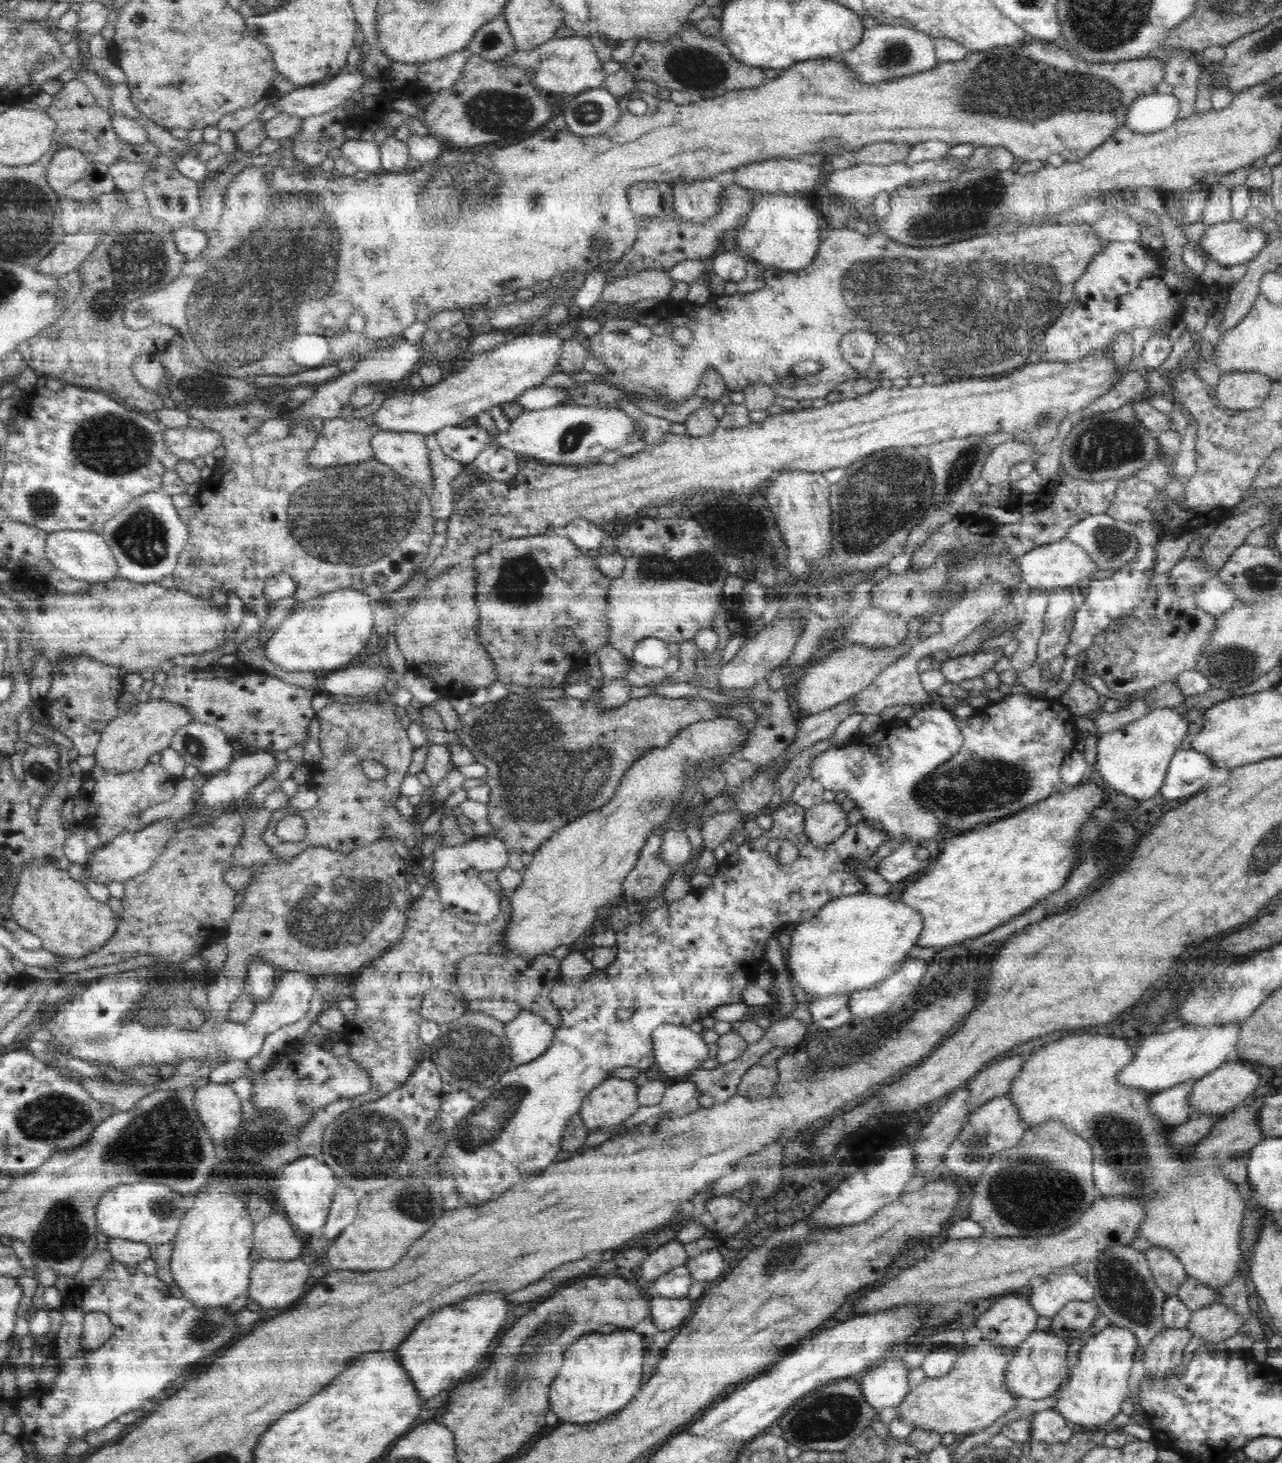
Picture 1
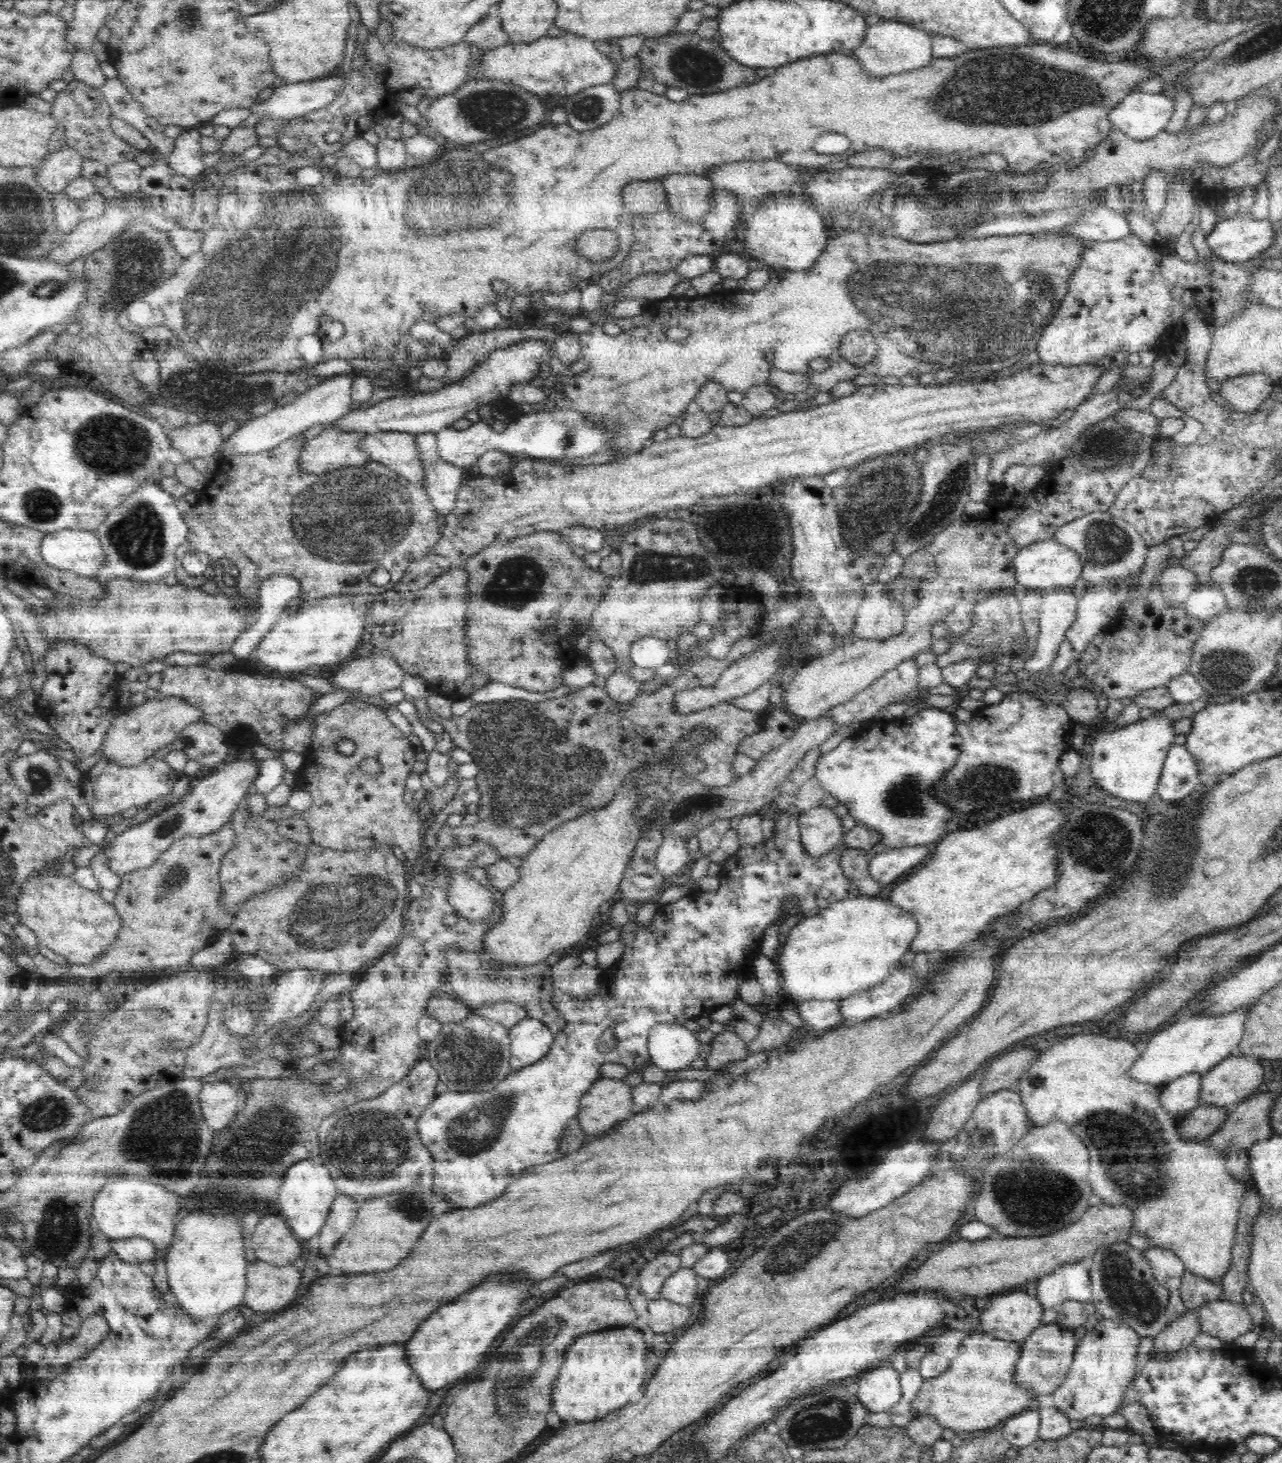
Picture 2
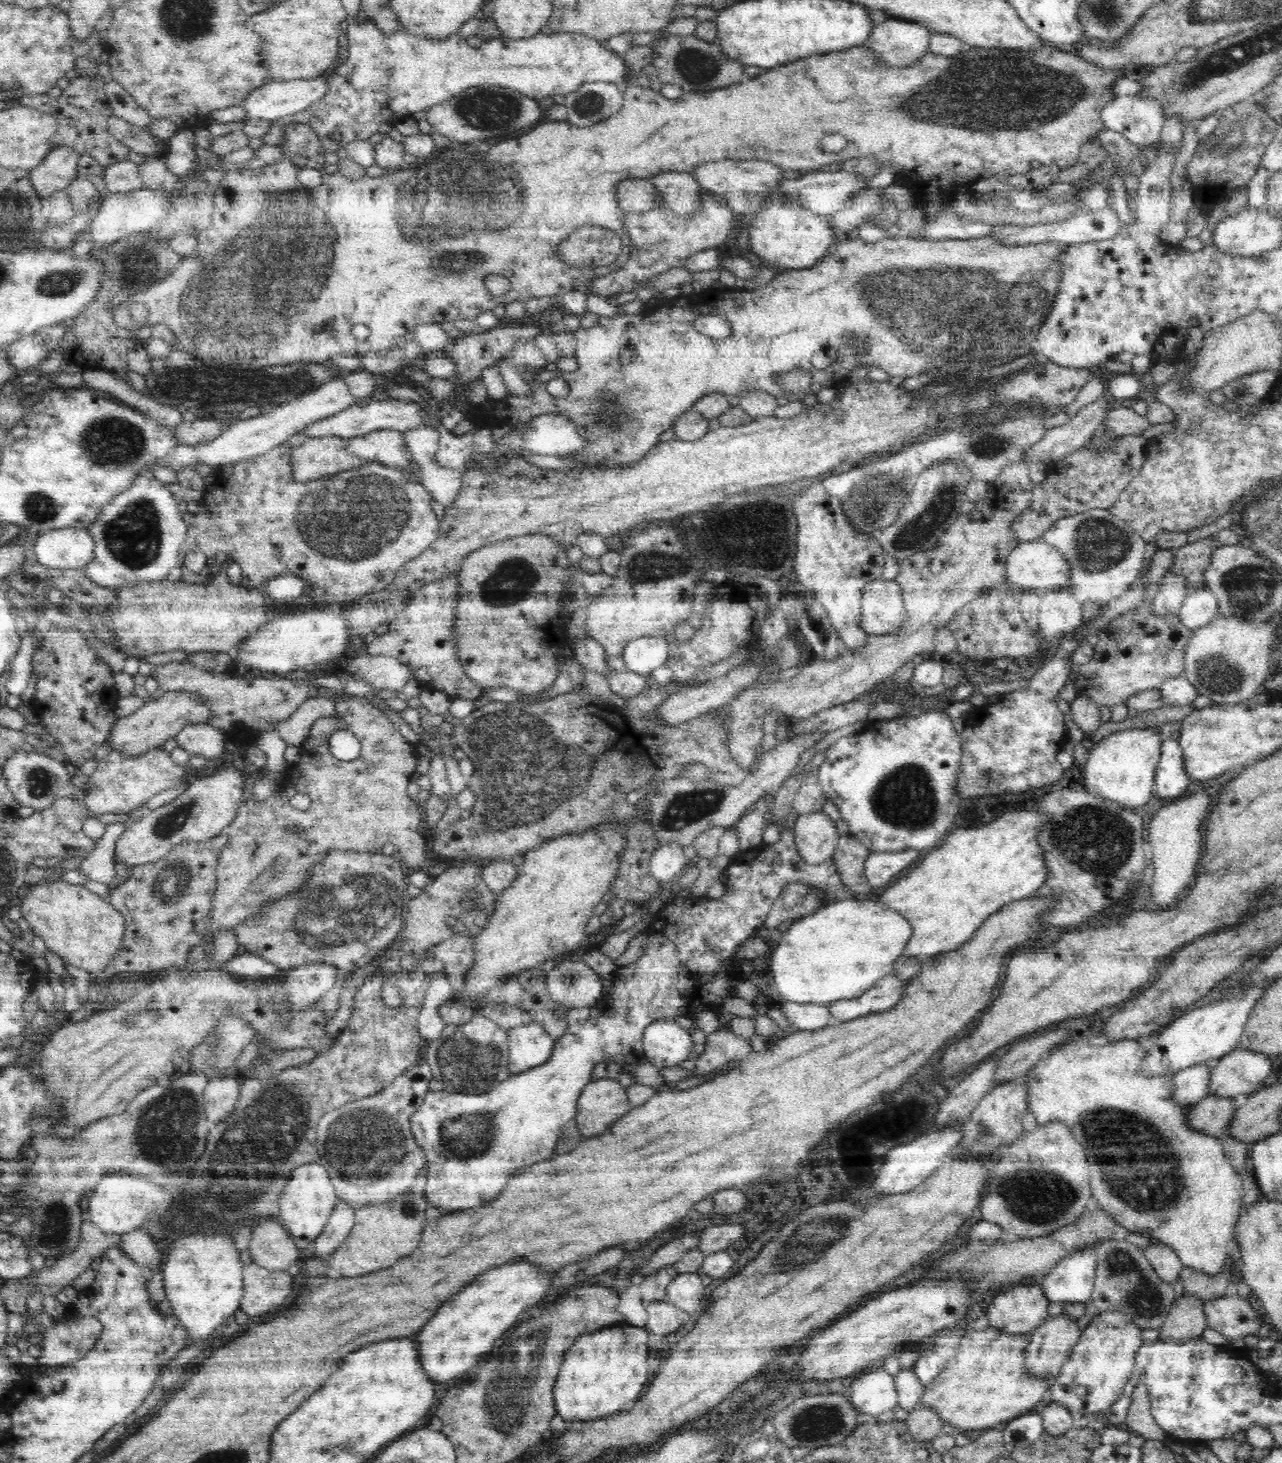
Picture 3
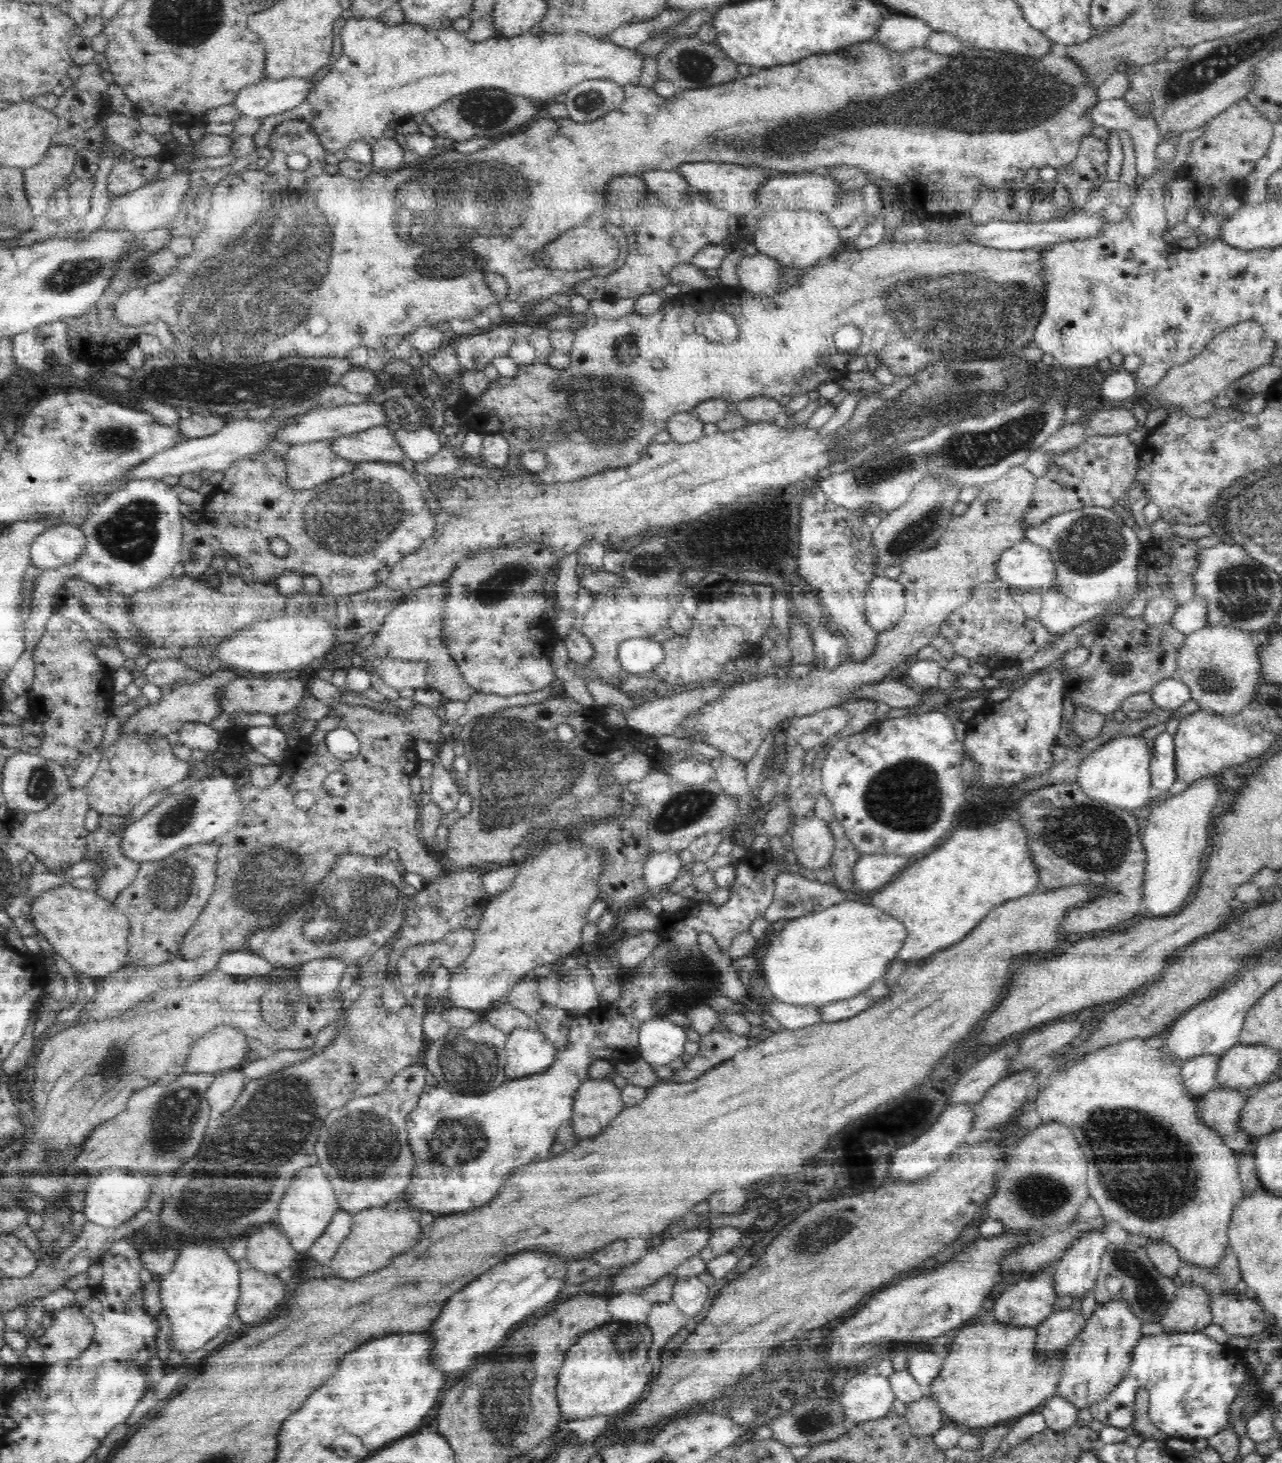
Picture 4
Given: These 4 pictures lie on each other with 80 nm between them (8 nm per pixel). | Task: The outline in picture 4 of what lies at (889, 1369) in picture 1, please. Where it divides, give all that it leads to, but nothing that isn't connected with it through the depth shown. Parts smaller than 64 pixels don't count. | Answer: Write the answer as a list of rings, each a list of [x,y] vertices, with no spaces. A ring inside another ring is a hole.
[[[860,1373],[850,1378],[837,1398],[843,1417],[856,1425],[886,1417],[895,1394],[888,1377]]]

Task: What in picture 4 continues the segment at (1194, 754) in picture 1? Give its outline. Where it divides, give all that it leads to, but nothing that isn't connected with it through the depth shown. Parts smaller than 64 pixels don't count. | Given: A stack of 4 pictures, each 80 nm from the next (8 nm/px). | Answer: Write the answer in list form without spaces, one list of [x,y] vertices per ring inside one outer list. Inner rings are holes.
[[[1162,732],[1153,739],[1152,760],[1149,766],[1151,786],[1154,790],[1167,790],[1176,782],[1174,739]]]

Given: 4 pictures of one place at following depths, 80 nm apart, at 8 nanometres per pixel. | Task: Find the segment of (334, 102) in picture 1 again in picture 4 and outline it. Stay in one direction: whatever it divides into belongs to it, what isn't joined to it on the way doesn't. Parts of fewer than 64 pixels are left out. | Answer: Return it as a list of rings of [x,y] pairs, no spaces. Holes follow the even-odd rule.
[[[286,78],[284,80],[264,79],[258,84],[241,88],[231,102],[242,115],[263,119],[297,107],[316,83],[306,79]]]

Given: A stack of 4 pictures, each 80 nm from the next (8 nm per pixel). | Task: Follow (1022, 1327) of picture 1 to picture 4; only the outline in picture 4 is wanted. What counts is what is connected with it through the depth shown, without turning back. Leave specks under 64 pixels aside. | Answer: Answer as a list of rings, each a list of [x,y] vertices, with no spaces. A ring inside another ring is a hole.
[[[1048,1266],[1037,1271],[1028,1279],[1022,1279],[1013,1285],[1008,1285],[1005,1291],[996,1299],[994,1303],[995,1320],[1014,1327],[1035,1327],[1043,1320],[1046,1320],[1056,1304],[1058,1295],[1054,1291],[1054,1277],[1052,1269]]]

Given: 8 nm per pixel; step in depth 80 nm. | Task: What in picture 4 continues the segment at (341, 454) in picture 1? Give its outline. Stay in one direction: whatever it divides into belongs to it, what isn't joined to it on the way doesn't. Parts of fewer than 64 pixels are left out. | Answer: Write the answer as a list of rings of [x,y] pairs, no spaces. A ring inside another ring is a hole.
[[[328,440],[289,447],[284,455],[286,482],[294,491],[316,489],[325,482],[336,480],[352,472],[356,463],[332,452]]]

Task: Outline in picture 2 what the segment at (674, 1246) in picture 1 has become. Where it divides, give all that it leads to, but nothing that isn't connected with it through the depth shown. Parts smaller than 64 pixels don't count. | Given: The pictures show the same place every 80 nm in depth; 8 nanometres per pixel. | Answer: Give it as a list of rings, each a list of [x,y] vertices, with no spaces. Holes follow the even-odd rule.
[[[657,1251],[656,1256],[644,1264],[642,1270],[639,1272],[638,1280],[642,1286],[642,1292],[646,1298],[656,1300],[661,1297],[662,1284],[664,1280],[675,1269],[678,1269],[681,1263],[680,1254],[667,1254],[665,1251]]]

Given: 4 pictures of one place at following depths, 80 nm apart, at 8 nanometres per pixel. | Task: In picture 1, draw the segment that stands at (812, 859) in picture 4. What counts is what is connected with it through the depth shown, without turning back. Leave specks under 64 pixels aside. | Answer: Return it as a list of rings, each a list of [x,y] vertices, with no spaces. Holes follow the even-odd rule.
[[[823,801],[805,809],[805,835],[818,848],[834,842],[848,827],[847,814],[834,801]]]

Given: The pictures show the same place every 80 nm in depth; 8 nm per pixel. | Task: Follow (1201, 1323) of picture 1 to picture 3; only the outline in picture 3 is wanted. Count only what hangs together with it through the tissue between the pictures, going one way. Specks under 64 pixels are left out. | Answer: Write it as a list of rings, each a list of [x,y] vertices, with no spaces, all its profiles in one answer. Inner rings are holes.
[[[1235,1292],[1207,1301],[1204,1304],[1204,1313],[1206,1313],[1207,1327],[1217,1330],[1228,1341],[1254,1334],[1262,1326],[1263,1321],[1266,1320],[1265,1315],[1254,1309],[1249,1298],[1244,1299]]]

